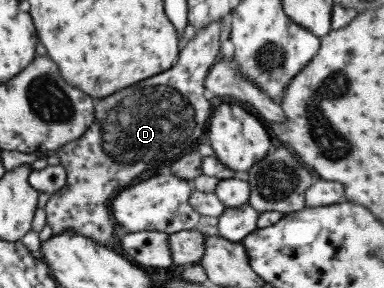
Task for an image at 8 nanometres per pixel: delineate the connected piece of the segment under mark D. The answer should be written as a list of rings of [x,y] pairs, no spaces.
[[[218,18],[194,32],[193,38],[178,51],[177,66],[173,64],[163,74],[155,74],[97,100],[95,118],[88,129],[79,138],[54,150],[66,177],[65,184],[48,196],[43,207],[53,235],[73,230],[99,245],[117,249],[119,240],[114,236],[112,214],[105,204],[143,170],[151,170],[159,162],[177,156],[185,148],[191,148],[191,144],[194,148],[194,141],[206,128],[213,108],[207,102],[203,81],[219,54],[220,22]]]

